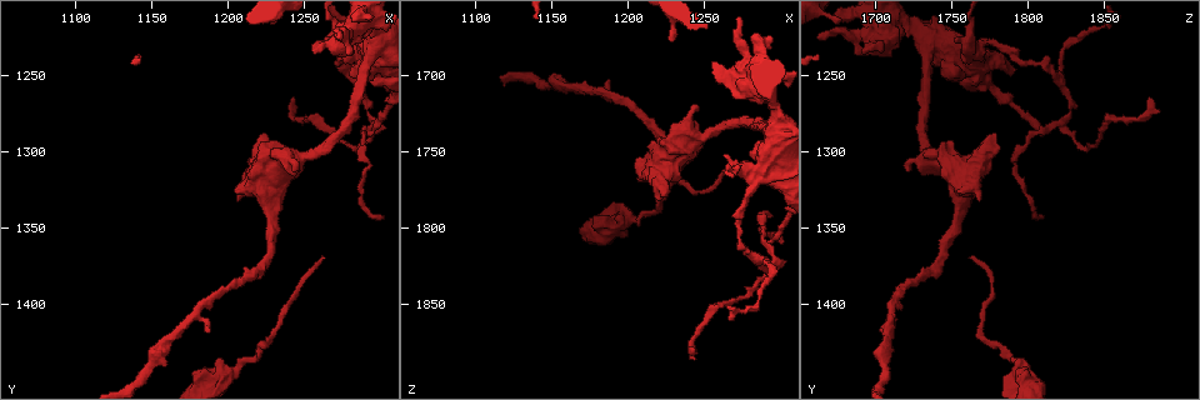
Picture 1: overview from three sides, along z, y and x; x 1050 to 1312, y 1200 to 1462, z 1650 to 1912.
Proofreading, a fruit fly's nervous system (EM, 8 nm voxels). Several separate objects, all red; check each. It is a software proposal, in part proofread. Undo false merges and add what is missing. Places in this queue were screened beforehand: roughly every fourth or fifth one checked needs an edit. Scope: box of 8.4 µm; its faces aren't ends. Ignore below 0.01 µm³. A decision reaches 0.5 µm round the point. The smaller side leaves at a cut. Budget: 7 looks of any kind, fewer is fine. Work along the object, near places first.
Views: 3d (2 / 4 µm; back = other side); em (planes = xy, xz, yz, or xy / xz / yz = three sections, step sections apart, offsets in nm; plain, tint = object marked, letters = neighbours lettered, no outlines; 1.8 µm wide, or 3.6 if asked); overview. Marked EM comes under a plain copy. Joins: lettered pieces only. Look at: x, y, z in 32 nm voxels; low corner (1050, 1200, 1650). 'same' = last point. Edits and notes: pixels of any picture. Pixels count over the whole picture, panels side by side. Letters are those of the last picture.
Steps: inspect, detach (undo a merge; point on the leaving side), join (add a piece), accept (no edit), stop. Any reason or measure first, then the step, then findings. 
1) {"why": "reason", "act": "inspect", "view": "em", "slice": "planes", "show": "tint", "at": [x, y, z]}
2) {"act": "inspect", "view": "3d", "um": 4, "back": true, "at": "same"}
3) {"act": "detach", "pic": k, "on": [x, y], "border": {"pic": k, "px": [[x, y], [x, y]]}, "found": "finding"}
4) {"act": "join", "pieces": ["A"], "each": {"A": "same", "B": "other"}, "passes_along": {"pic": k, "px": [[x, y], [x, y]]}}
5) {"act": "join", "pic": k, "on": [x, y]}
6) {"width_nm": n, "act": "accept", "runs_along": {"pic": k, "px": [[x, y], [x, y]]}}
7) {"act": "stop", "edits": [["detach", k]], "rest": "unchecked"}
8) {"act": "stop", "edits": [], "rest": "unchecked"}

{"why": "sudden change in width", "act": "inspect", "view": "3d", "um": 4, "at": [1198, 1444, 1796]}

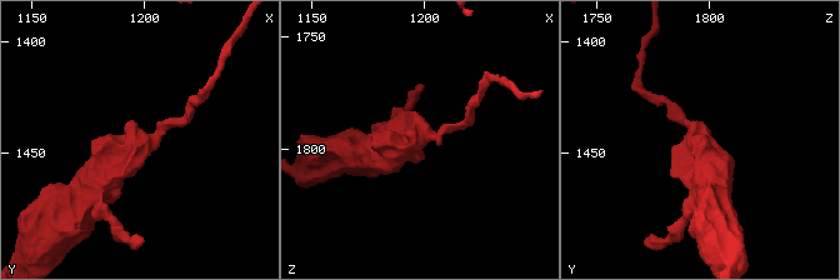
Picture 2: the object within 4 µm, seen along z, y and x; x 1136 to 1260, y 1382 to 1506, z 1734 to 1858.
{"act": "inspect", "view": "em", "slice": "planes", "show": "letters", "at": [1200, 1445, 1794]}

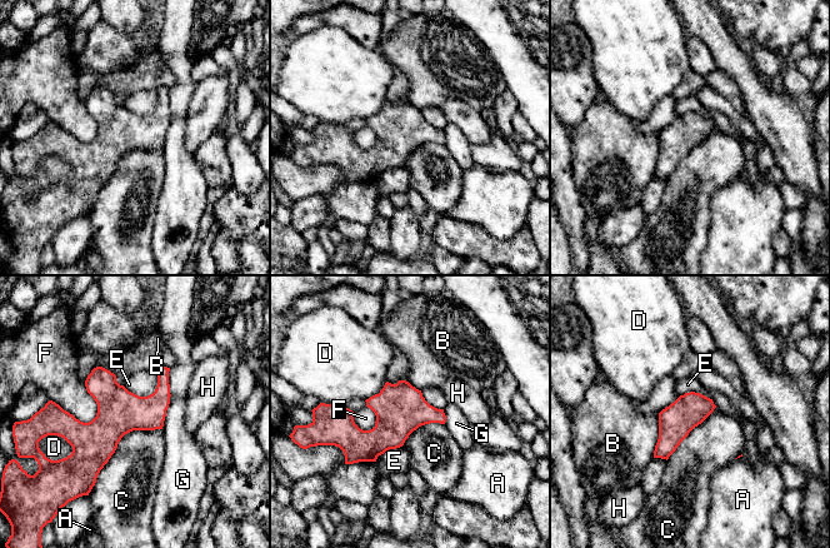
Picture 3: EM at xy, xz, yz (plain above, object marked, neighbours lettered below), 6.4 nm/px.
{"act": "accept", "each": {"A": "other", "B": "other", "C": "other", "D": "other", "E": "other", "F": "other", "G": "other", "H": "other"}, "border": {"pic": 3, "px": [[161, 428], [128, 432], [89, 492]]}, "found": "continuous, no second neuron"}

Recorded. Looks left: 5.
{"why": "sharp bend", "act": "inspect", "view": "3d", "um": 4, "at": [1284, 1300, 1838]}

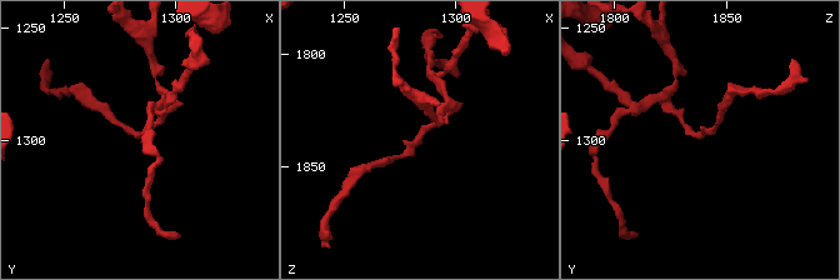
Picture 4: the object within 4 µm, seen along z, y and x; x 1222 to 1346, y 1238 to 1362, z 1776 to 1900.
{"act": "inspect", "view": "em", "slice": "planes", "show": "tint", "at": [1283, 1297, 1839]}

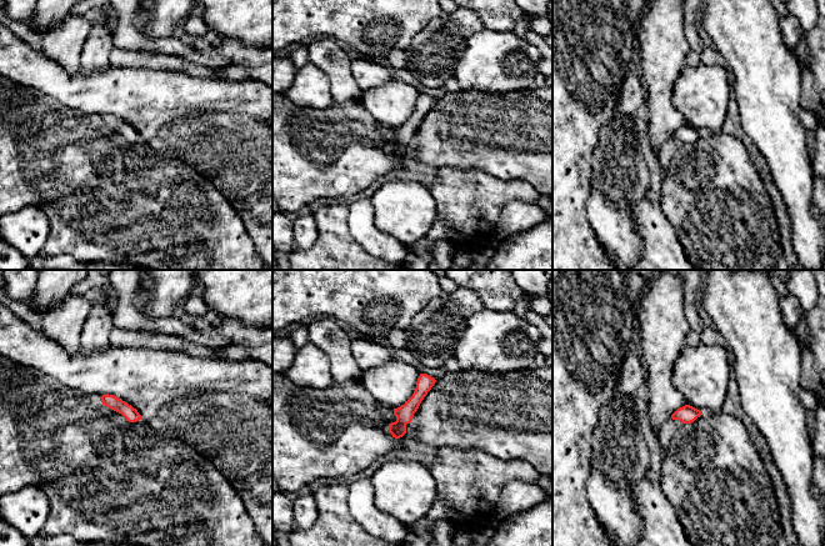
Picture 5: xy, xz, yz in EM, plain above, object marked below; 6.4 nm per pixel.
{"why": "see the neighbours", "act": "inspect", "view": "em", "slice": "planes", "show": "letters", "at": "same"}

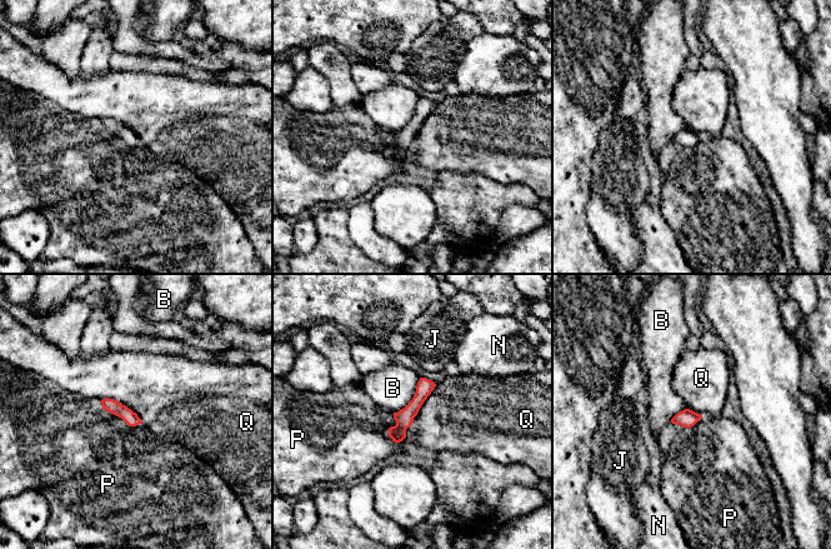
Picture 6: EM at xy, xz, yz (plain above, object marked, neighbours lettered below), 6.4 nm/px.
{"width_nm": 90, "longest_contact_nm": ["Q", 320], "act": "accept", "each": {"B": "other", "J": "other", "N": "other", "P": "other", "Q": "other"}, "found": "one neuron here"}

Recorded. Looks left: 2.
{"why": "thick turns thin", "act": "inspect", "view": "em", "um": 3.6, "slice": "xy", "step": 16, "show": "letters", "at": [1294, 1238, 1732]}

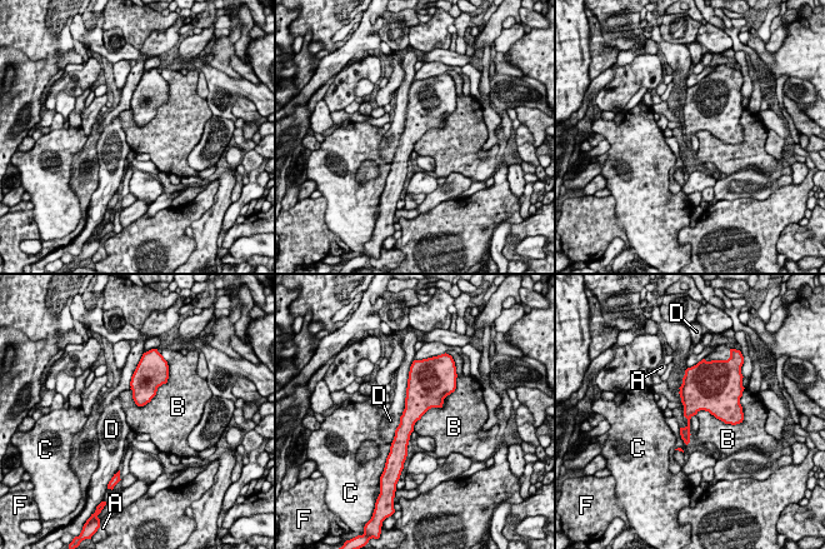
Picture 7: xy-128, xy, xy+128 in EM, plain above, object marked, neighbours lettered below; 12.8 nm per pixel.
{"act": "accept", "each": {"A": "other", "B": "other", "C": "other", "D": "other", "F": "other"}, "border": {"pic": 7, "px": [[453, 392], [413, 430]]}, "found": "continuous, no second neuron"}

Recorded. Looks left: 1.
{"act": "stop", "edits": [], "rest": "unchecked"}

